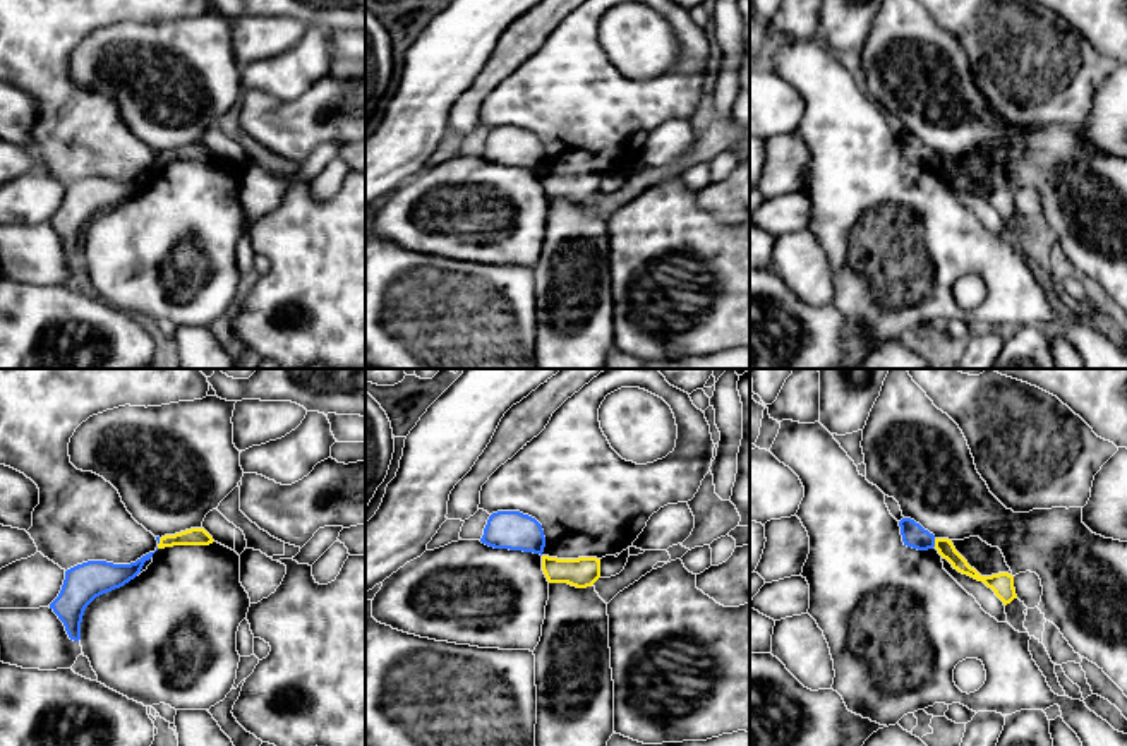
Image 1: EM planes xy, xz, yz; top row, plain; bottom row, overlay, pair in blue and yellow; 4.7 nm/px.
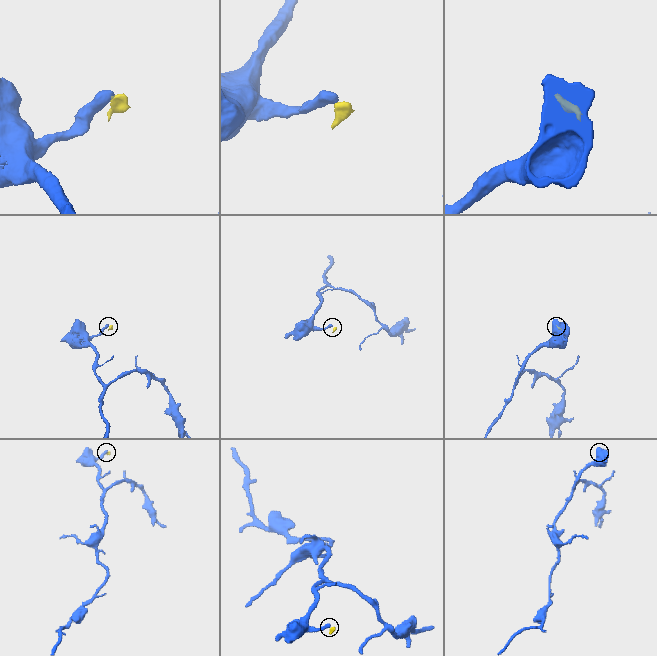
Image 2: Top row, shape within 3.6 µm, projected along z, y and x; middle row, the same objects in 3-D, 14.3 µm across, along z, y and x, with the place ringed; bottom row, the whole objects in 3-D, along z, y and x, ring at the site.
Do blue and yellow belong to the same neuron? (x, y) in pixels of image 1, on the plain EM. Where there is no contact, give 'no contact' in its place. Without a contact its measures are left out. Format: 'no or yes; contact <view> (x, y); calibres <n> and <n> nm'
no; contact yz (934, 158); calibres 110 and 80 nm

